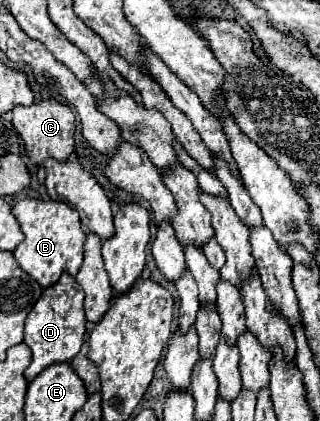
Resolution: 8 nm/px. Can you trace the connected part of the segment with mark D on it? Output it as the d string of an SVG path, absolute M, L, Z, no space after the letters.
M63 274L59 282L45 288L41 298L35 302L33 310L25 320L25 344L33 352L33 360L25 370L25 378L31 382L45 366L57 362L69 362L79 354L85 340L85 312L83 312L83 290L77 286L75 278Z

